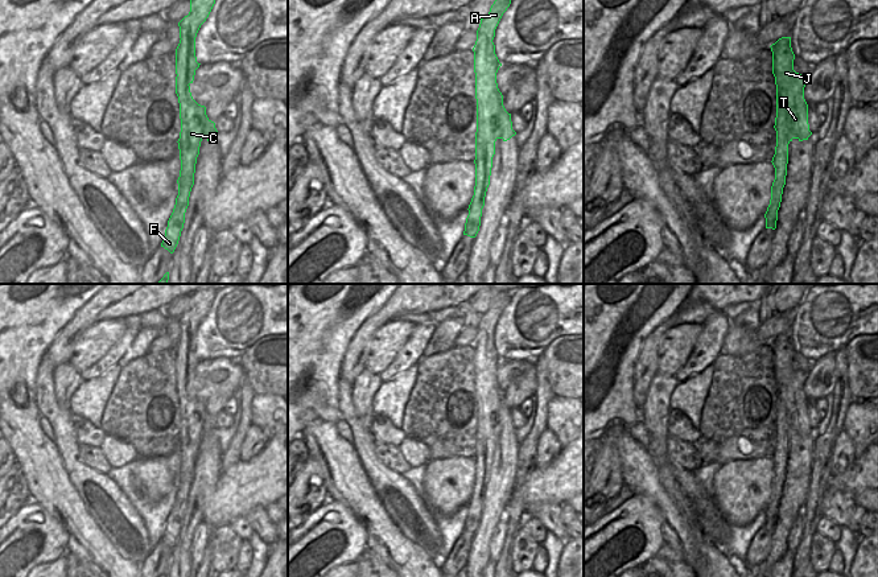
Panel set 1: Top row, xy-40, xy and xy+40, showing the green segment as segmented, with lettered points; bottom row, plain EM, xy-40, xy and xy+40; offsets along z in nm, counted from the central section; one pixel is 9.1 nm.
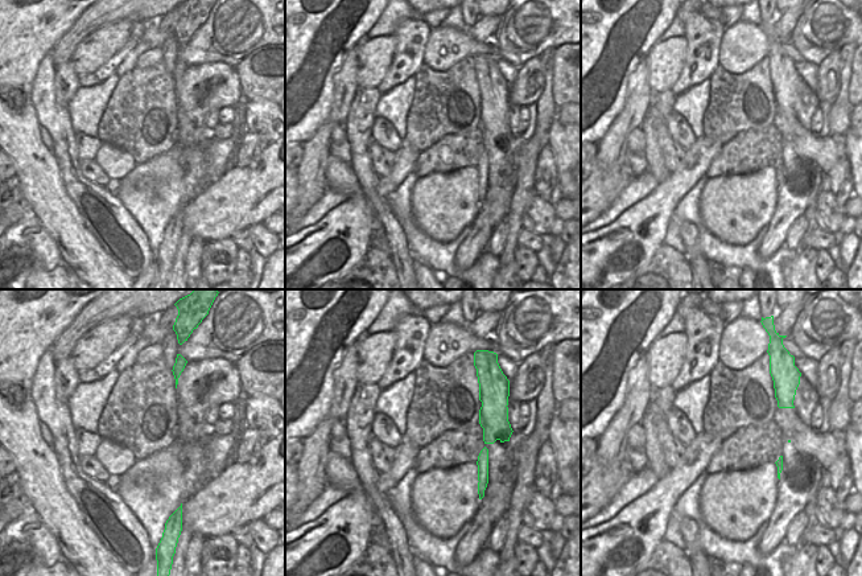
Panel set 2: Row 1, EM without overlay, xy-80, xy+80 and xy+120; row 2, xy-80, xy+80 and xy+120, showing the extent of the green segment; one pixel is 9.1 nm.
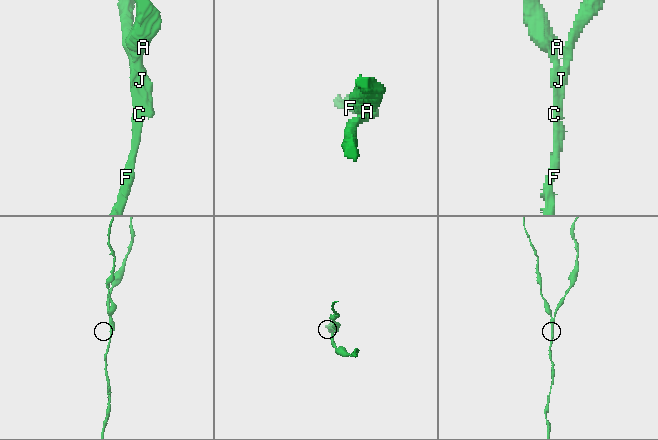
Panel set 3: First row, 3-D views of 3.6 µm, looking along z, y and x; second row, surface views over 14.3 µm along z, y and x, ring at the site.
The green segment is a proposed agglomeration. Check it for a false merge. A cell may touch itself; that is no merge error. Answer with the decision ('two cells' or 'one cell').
two cells

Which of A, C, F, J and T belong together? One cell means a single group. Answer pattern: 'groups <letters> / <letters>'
groups A C F J / T

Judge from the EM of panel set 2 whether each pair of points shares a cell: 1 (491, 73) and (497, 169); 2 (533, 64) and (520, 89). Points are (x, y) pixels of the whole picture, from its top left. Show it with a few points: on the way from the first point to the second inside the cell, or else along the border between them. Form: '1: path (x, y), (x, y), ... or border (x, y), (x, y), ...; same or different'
1: path (483, 97), (487, 115), (494, 122), (494, 145); same
2: path (527, 70), (526, 82); same

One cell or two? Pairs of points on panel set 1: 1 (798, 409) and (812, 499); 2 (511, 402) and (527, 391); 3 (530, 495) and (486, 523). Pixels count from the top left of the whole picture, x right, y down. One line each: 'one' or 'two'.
1: two
2: one
3: two

